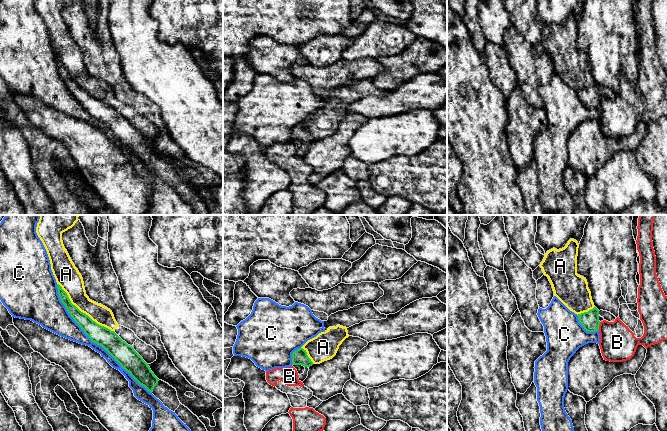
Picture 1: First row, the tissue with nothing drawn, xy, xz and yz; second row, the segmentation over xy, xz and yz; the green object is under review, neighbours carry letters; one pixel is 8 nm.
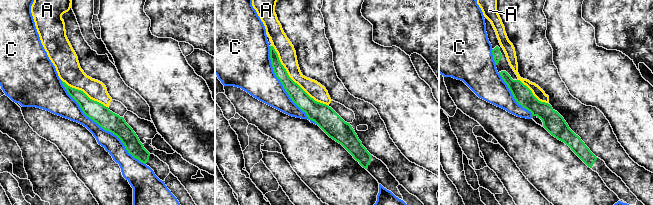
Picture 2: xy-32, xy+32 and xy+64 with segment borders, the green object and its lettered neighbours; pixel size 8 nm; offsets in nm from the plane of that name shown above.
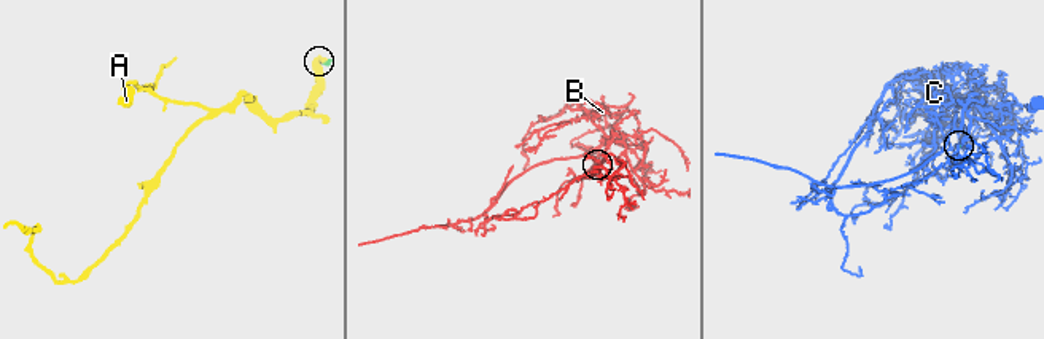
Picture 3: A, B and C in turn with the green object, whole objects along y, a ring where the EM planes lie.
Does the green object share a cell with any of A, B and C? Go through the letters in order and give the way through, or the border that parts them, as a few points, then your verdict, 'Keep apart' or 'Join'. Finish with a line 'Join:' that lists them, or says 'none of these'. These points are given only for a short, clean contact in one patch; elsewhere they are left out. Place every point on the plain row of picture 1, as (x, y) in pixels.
A: Keep apart
B: Keep apart
C: Keep apart
Join: none of these

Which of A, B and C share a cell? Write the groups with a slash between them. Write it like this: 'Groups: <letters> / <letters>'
Groups: A / B / C

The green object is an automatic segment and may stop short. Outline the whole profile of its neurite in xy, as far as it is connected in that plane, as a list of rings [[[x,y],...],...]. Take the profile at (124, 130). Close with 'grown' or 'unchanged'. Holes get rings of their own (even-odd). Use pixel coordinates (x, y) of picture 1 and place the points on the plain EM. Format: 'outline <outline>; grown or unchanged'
outline [[[57,60],[57,64],[60,76],[68,89],[91,117],[102,122],[140,161],[159,175],[165,183],[175,188],[181,180],[176,165],[159,156],[134,124],[123,117],[114,107],[97,100],[73,81],[59,60]]]; grown

